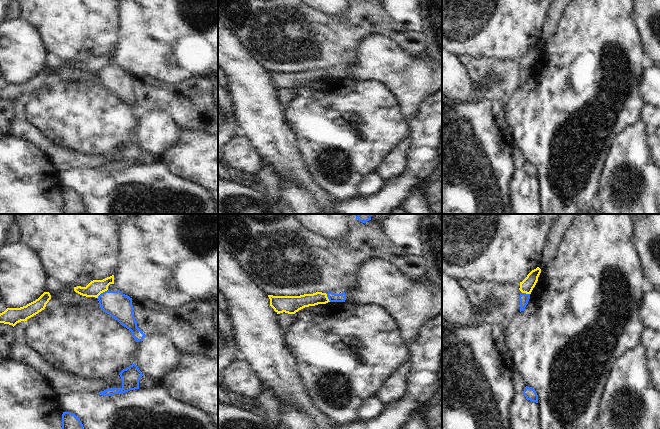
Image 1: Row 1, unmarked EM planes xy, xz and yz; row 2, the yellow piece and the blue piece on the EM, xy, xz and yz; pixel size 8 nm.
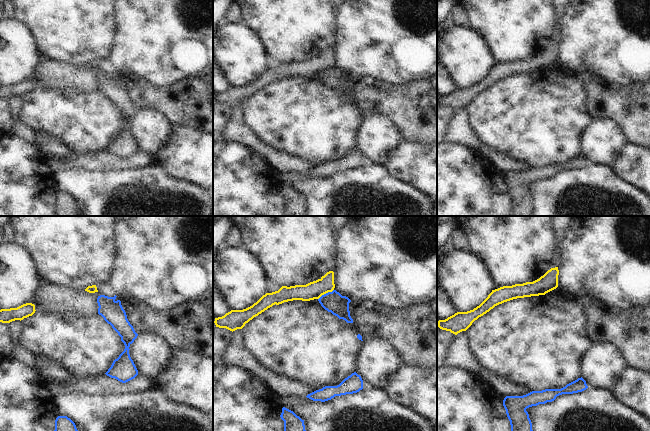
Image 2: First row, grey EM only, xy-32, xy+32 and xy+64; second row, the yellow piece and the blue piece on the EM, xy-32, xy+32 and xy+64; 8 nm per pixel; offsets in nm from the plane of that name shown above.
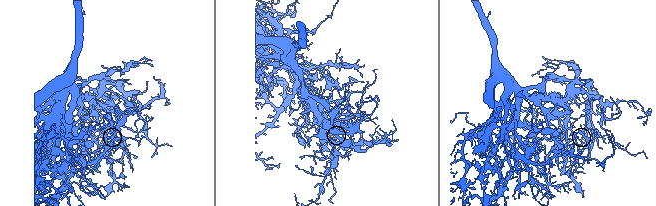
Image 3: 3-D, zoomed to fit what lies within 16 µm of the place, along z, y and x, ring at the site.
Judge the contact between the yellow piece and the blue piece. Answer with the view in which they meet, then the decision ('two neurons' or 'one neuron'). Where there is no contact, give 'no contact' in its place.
xy | two neurons

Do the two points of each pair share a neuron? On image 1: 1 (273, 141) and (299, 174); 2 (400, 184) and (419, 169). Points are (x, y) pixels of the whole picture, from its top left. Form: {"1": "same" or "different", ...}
{"1": "same", "2": "different"}

